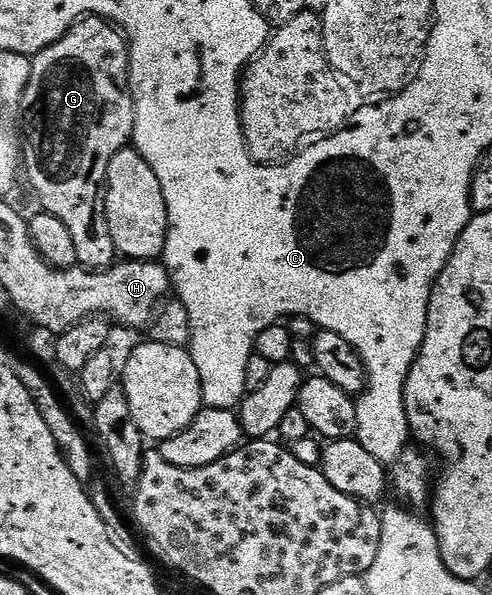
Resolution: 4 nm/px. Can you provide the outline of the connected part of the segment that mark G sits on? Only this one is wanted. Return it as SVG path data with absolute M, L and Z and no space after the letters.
M85 17L73 28L66 30L59 41L55 41L47 49L43 49L33 59L31 77L27 81L27 89L23 93L21 103L25 107L25 139L23 135L23 175L29 178L29 183L33 186L33 191L37 194L37 199L41 202L40 210L47 215L59 217L63 225L67 225L67 230L75 241L75 257L78 264L88 267L90 271L103 271L107 267L113 266L118 258L115 249L115 241L111 241L111 229L107 225L105 216L105 201L103 198L103 188L105 185L105 174L111 165L111 157L115 153L126 150L133 142L133 130L135 129L135 105L133 104L133 92L129 90L129 44L122 32L108 19L96 17Z

